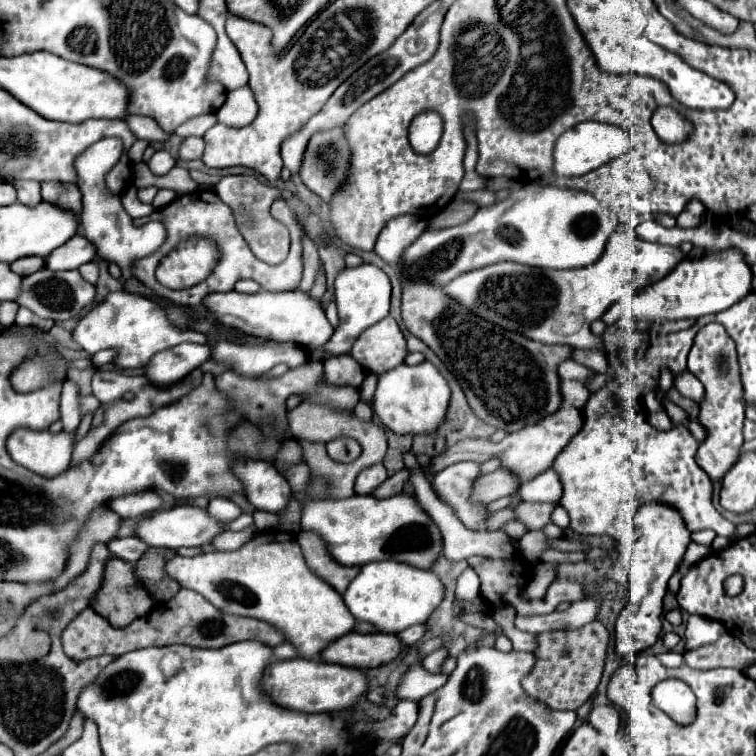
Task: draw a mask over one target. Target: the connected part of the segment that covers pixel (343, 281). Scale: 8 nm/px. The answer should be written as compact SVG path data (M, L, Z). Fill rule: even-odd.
M363 263L363 265L353 267L353 269L345 267L335 279L335 301L337 301L337 311L339 311L339 327L335 329L333 337L329 339L329 345L309 351L311 359L321 359L323 353L329 353L335 357L349 353L355 339L367 327L379 323L381 319L387 317L389 299L391 299L391 283L389 283L389 277L379 267L369 265L369 263Z

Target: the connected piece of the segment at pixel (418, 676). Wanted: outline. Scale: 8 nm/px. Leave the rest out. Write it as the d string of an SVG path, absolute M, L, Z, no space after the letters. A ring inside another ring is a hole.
M415 663L399 679L397 689L395 689L395 695L397 695L399 701L401 699L419 701L425 695L429 695L433 689L441 687L445 681L447 681L447 675L433 675L421 663Z

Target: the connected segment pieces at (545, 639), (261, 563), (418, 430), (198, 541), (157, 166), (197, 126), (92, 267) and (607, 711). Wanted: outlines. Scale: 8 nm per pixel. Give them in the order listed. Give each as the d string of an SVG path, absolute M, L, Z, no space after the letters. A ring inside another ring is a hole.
M593 621L573 631L541 633L537 639L539 639L539 647L535 651L537 663L529 677L523 681L523 689L533 699L543 701L553 709L577 711L595 693L599 685L609 645L609 631L601 621Z
M277 529L255 535L251 541L247 541L235 551L211 551L195 557L175 555L165 565L165 573L171 579L175 579L181 587L203 595L213 607L217 607L225 615L251 617L273 625L285 637L285 641L297 649L297 655L305 659L315 659L327 643L347 635L355 625L355 619L353 615L349 615L349 609L343 597L337 591L333 591L333 587L327 587L325 581L317 579L317 575L313 575L307 569L297 537L291 533L281 533Z
M423 361L419 365L399 365L379 377L379 385L373 397L373 411L381 425L397 435L431 435L435 433L447 415L451 391L435 365Z
M173 507L165 511L155 511L147 517L141 517L135 525L137 539L147 543L149 547L167 547L167 549L201 547L209 543L217 533L219 533L219 523L209 519L205 509L197 509L197 507Z
M158 150L147 163L153 175L165 175L175 167L175 159L165 150Z
M203 115L203 117L195 117L195 119L191 119L191 121L187 121L187 123L183 123L181 127L177 127L177 135L179 137L191 137L191 135L197 135L197 137L201 137L209 127L213 127L217 123L217 119L215 119L215 115Z
M91 261L91 263L87 263L87 265L81 265L81 267L79 267L79 273L85 277L85 281L97 285L97 281L99 281L99 265L97 265L97 263Z
M595 707L589 723L603 735L617 735L621 729L621 713L615 707Z

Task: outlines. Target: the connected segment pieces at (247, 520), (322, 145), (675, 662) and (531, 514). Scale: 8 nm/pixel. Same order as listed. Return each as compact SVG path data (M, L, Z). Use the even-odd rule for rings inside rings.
M239 515L233 523L229 523L225 529L229 529L229 531L243 531L243 529L247 529L247 527L251 527L253 525L253 515Z
M341 127L333 131L323 131L313 135L305 151L305 165L301 167L301 181L317 193L321 199L329 201L335 187L347 177L349 147Z
M669 651L666 653L662 653L657 655L657 658L661 661L661 663L669 668L677 668L683 665L683 656L680 653Z
M519 503L515 507L515 519L521 521L529 531L541 529L545 523L549 523L549 515L555 505L551 503Z

